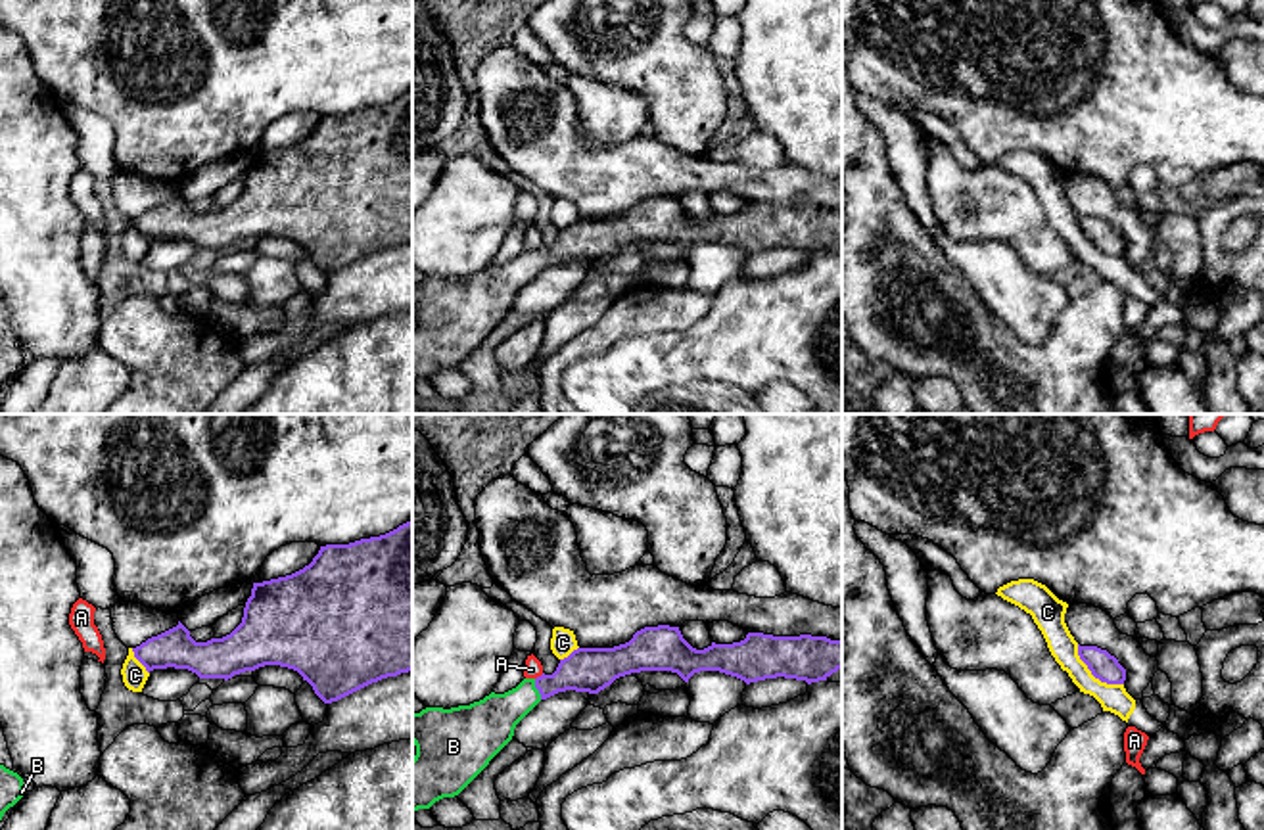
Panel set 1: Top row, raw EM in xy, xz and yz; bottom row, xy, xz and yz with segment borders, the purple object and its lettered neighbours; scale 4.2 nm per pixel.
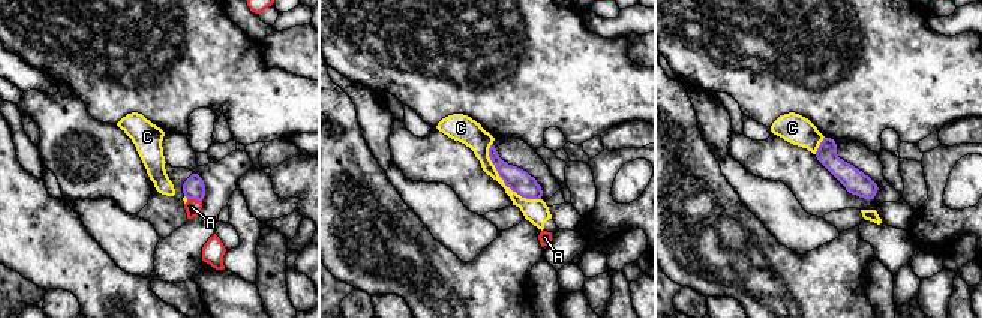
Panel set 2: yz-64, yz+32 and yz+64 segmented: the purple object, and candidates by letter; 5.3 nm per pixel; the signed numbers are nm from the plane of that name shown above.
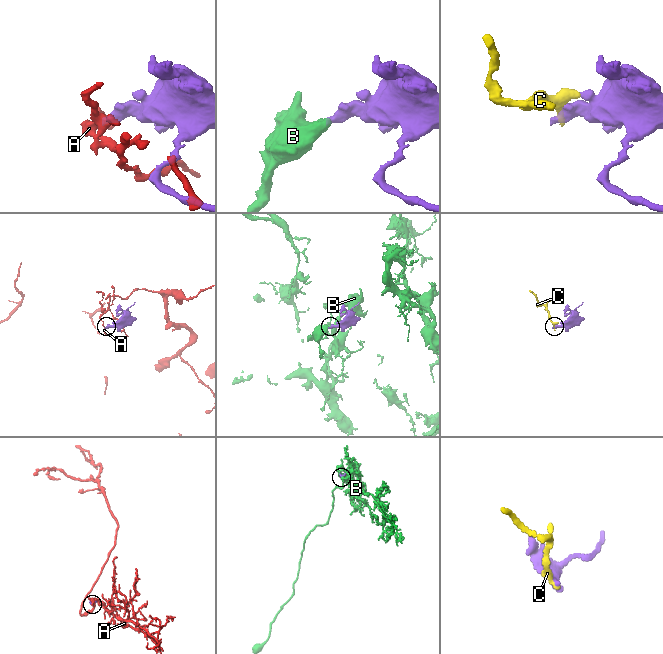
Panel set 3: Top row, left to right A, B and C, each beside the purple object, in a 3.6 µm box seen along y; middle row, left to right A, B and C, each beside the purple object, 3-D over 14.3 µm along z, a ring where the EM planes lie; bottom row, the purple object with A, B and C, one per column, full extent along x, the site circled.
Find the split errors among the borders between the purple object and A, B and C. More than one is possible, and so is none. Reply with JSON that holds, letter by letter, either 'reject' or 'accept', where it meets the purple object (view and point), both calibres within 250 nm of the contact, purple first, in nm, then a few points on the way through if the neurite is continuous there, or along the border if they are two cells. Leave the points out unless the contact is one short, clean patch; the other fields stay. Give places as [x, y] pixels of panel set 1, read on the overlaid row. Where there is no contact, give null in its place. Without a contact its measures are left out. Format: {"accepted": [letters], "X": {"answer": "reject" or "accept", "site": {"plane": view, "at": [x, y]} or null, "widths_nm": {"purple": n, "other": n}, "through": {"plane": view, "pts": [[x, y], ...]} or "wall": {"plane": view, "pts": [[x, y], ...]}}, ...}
{"accepted": ["B"], "A": {"answer": "reject", "site": {"plane": "xz", "at": [541, 675]}, "widths_nm": {"purple": 190, "other": 80}, "wall": {"plane": "xz", "pts": [[543, 673], [536, 679]]}}, "B": {"answer": "accept", "site": {"plane": "xz", "at": [538, 689]}, "widths_nm": {"purple": 190, "other": 220}, "through": {"plane": "xz", "pts": [[585, 669], [538, 689], [490, 723]]}}, "C": {"answer": "reject", "site": {"plane": "yz", "at": [1094, 675]}, "widths_nm": {"purple": 120, "other": 120}, "wall": {"plane": "yz", "pts": [[1076, 645], [1078, 658], [1096, 677], [1123, 685]]}}}

